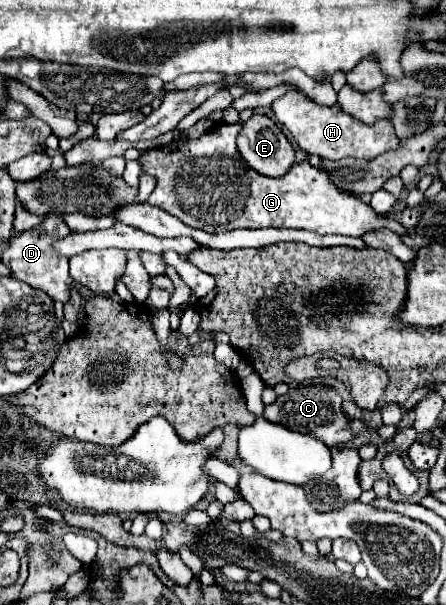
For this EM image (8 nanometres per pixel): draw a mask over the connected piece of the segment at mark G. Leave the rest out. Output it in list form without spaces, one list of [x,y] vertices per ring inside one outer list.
[[[216,123],[212,131],[208,131],[204,137],[190,141],[190,139],[178,139],[170,143],[170,153],[144,153],[140,157],[140,163],[144,165],[144,173],[154,175],[158,179],[158,185],[154,193],[150,195],[148,203],[168,211],[170,215],[178,217],[184,225],[202,229],[206,233],[226,233],[232,229],[262,229],[262,227],[276,227],[276,229],[306,229],[306,231],[316,231],[320,235],[326,233],[338,233],[338,235],[352,235],[352,237],[362,237],[368,231],[374,229],[390,229],[398,235],[406,233],[400,221],[378,215],[368,203],[360,199],[360,195],[352,195],[340,187],[336,187],[326,173],[320,169],[312,167],[308,161],[296,163],[284,177],[270,179],[262,177],[260,173],[254,173],[242,161],[238,149],[236,149],[236,137],[240,133],[240,125],[226,125],[226,123]]]

